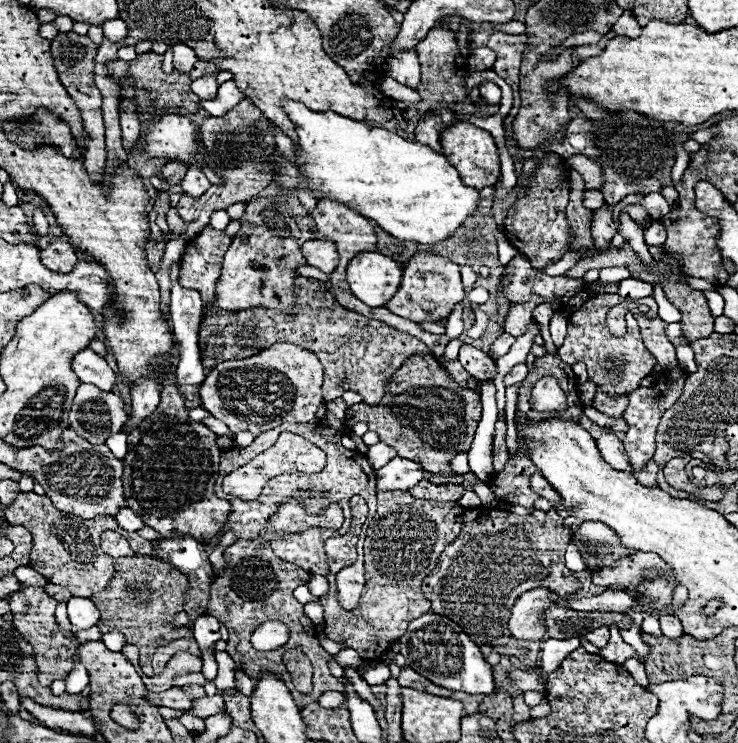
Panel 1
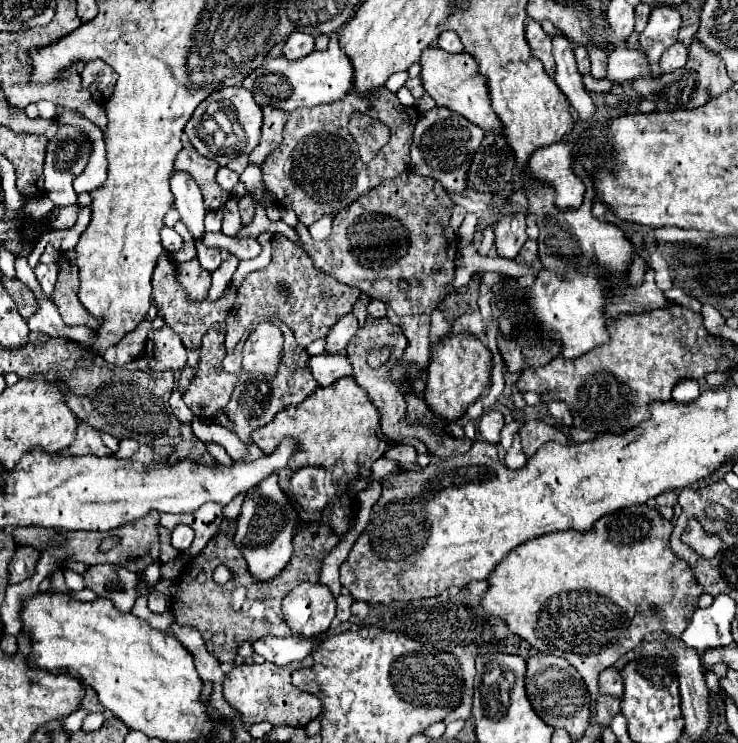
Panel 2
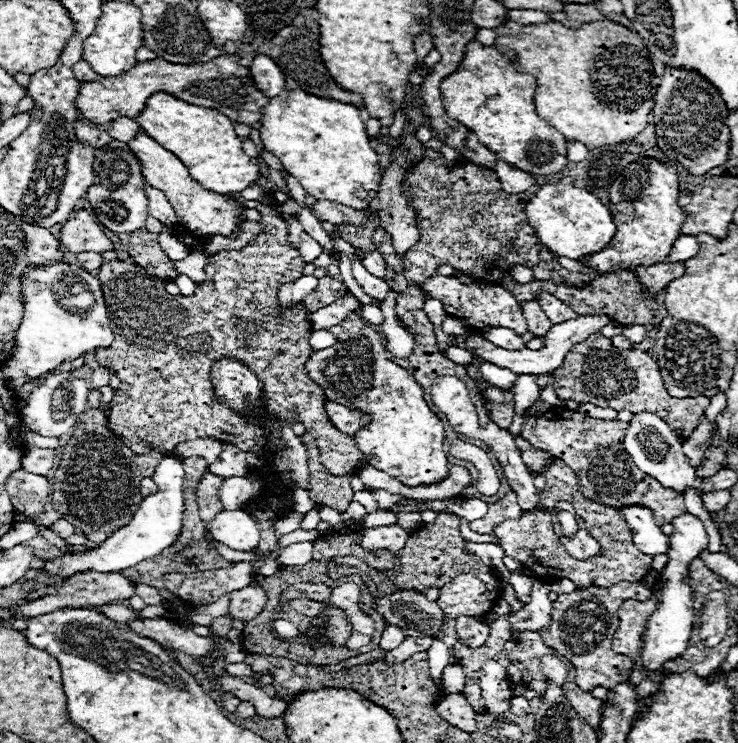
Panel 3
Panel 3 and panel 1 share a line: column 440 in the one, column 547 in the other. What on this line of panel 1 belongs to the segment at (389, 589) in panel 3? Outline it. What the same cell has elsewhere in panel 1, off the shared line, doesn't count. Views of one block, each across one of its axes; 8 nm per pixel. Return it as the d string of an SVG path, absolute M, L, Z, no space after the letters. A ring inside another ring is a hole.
M472 508L466 512L466 522L458 538L446 546L440 562L434 572L424 578L422 592L430 600L432 612L454 620L460 626L466 626L466 632L478 642L478 646L504 646L510 640L510 630L506 630L506 618L510 618L510 606L518 600L526 590L546 586L560 596L574 594L580 588L580 582L572 576L572 572L564 566L564 552L570 542L570 528L564 524L564 518L552 508L546 514L544 522L538 522L530 516L516 516L506 510L490 510L490 508Z

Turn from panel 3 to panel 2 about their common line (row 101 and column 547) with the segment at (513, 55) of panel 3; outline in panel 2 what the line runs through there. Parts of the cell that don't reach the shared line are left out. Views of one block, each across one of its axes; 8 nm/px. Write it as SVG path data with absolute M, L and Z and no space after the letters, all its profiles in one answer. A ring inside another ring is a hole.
M630 506L612 512L612 516L602 516L588 532L552 532L524 542L488 576L488 590L482 596L484 612L504 620L508 630L524 638L532 648L566 658L582 674L592 694L592 722L596 720L594 702L598 694L598 674L620 656L640 646L642 638L650 632L666 630L672 636L680 636L698 608L702 588L694 582L690 566L672 554L668 544L670 534L670 522L664 520L654 506ZM650 606L656 606L660 614L650 614Z

